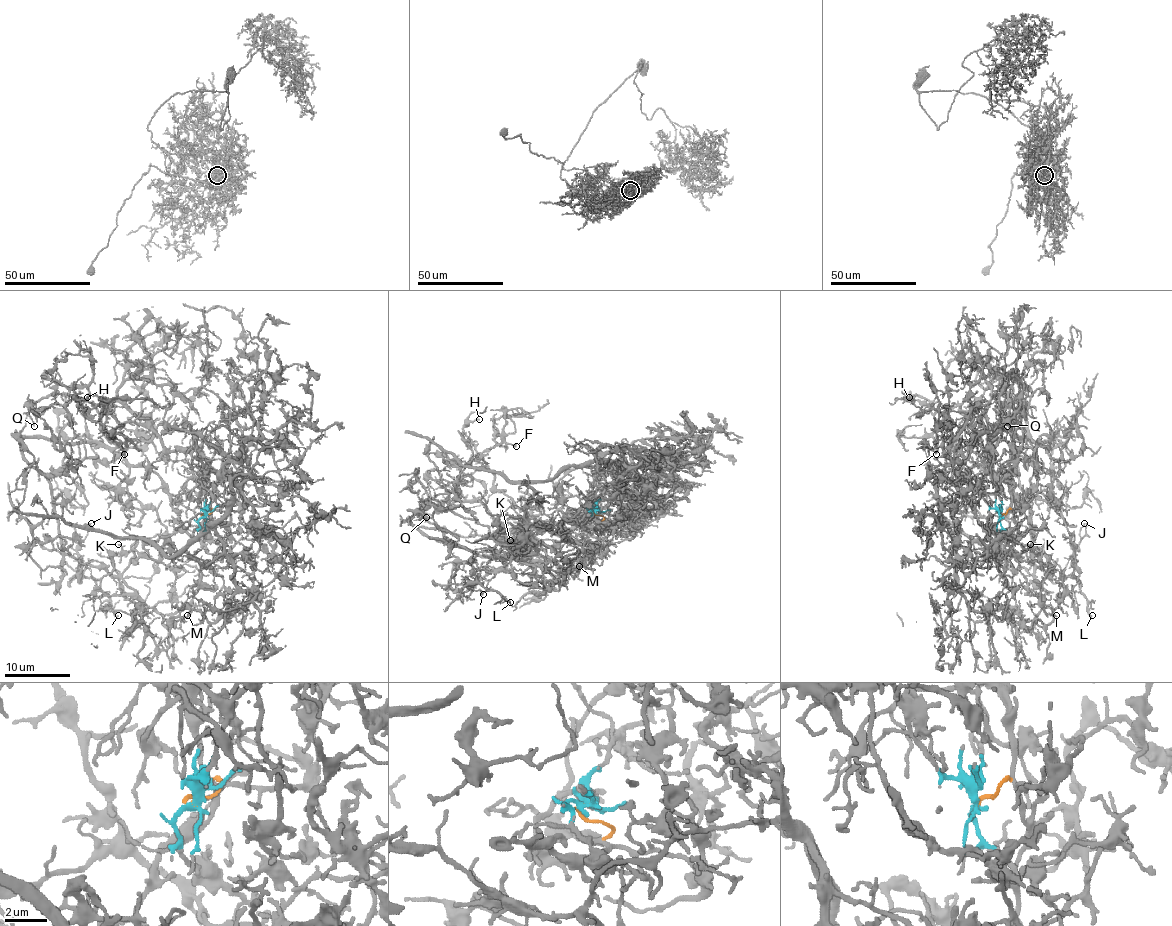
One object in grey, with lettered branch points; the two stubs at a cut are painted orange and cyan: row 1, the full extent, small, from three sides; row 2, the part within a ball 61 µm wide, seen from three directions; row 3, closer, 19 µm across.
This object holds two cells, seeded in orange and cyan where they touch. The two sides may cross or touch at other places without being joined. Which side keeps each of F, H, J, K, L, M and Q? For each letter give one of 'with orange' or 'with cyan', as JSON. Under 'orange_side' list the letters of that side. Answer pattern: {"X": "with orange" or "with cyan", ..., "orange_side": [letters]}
{"F": "with orange", "H": "with orange", "J": "with orange", "K": "with orange", "L": "with orange", "M": "with orange", "Q": "with orange", "orange_side": ["F", "H", "J", "K", "L", "M", "Q"]}

